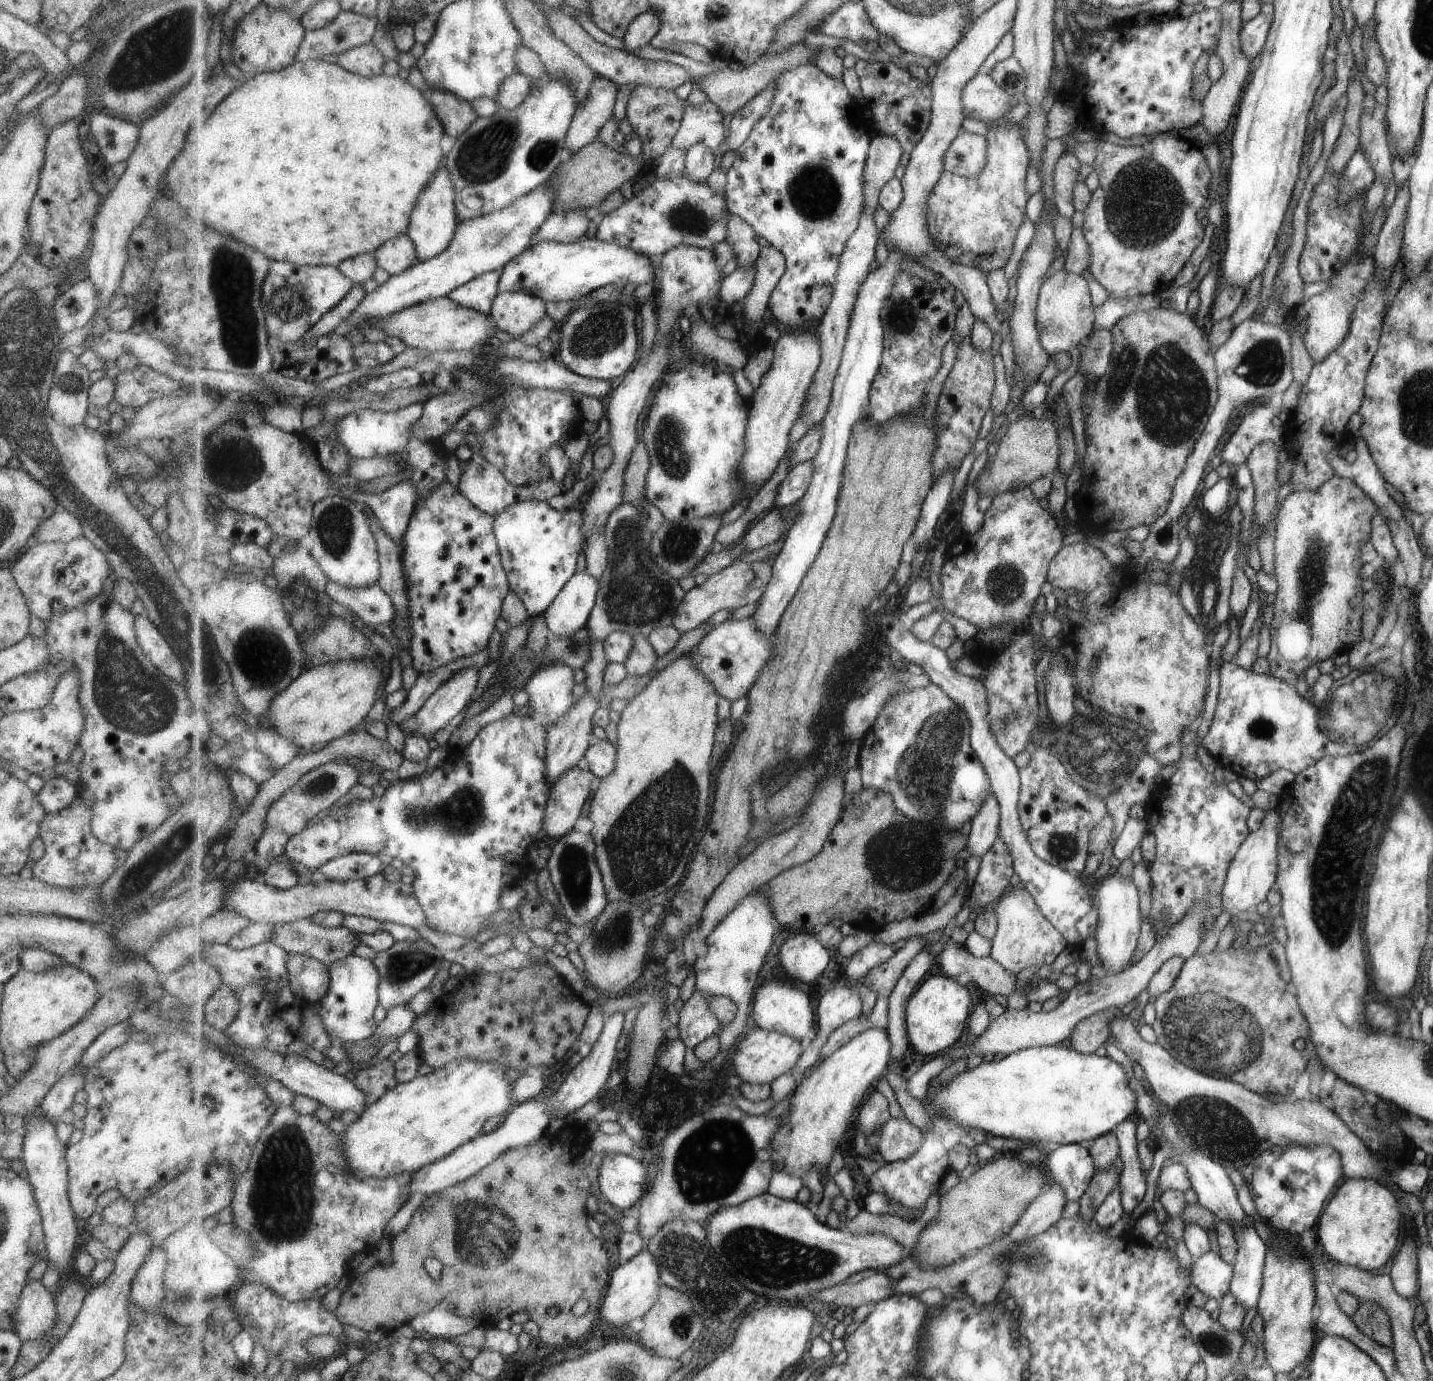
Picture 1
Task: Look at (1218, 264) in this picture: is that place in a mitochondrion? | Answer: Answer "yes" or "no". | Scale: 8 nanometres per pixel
no

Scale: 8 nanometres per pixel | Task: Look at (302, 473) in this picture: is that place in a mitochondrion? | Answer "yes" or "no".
no

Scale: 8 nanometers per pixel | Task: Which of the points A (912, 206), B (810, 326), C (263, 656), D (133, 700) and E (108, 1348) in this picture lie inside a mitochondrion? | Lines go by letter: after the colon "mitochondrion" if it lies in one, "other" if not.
A: other
B: other
C: mitochondrion
D: mitochondrion
E: mitochondrion

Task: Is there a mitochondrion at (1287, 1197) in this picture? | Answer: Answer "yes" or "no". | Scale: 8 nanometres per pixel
no

